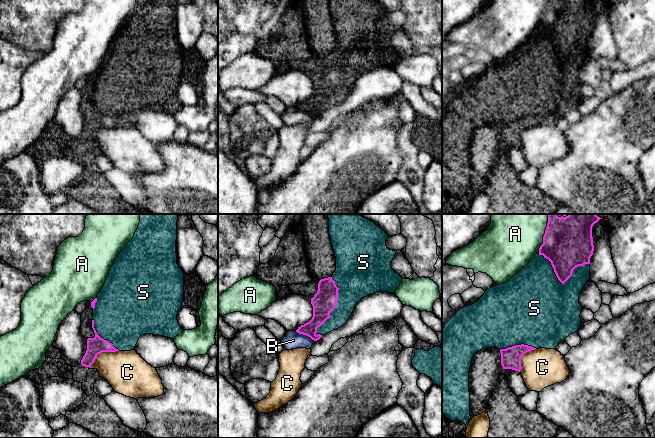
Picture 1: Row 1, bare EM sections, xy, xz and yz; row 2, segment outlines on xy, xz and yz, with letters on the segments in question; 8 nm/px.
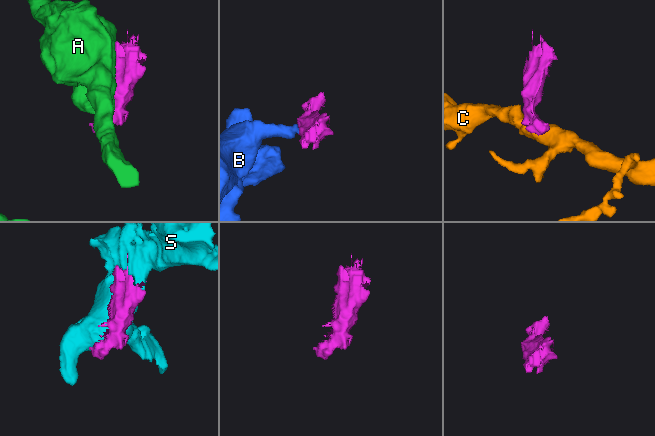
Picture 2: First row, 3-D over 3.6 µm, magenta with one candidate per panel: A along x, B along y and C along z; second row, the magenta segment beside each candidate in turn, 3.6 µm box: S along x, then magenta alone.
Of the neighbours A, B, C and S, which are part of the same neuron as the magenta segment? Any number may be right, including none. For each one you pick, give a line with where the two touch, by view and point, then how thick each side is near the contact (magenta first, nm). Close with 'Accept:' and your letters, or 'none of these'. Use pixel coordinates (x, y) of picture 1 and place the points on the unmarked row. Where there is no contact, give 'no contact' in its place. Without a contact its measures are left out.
S: contact yz (560, 57); calibres 300 and 500 nm
Accept: S

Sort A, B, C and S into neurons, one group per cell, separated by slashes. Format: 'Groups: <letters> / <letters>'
Groups: A / B / C / S

